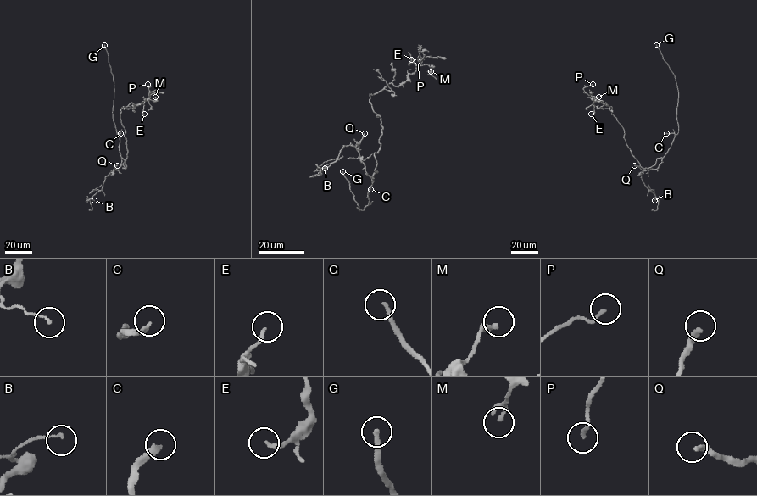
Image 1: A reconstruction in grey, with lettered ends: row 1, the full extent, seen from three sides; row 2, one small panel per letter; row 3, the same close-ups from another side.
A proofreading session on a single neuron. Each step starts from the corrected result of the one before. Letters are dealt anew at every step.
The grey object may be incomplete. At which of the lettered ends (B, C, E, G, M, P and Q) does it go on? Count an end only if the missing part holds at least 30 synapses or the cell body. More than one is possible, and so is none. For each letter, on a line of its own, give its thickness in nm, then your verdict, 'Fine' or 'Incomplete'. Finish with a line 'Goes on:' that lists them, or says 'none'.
B: Thickness 110 nm. Fine
C: Thickness 200 nm. Fine
E: Thickness 170 nm. Fine
G: Thickness 240 nm. Incomplete
M: Thickness 140 nm. Fine
P: Thickness 170 nm. Fine
Q: Thickness 240 nm. Incomplete
Goes on: G, Q

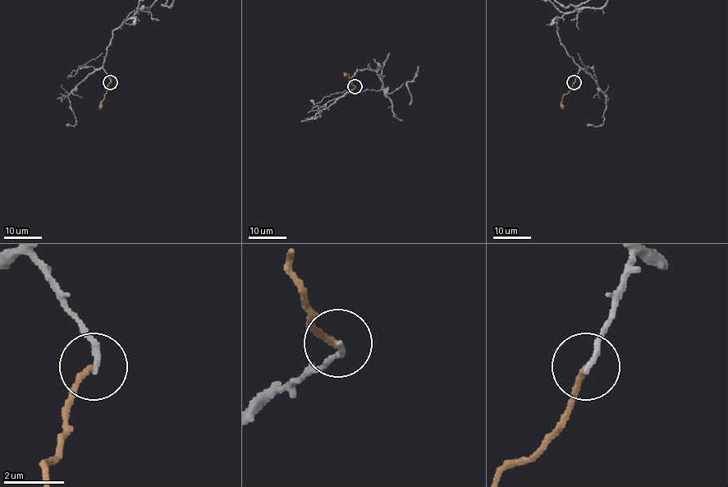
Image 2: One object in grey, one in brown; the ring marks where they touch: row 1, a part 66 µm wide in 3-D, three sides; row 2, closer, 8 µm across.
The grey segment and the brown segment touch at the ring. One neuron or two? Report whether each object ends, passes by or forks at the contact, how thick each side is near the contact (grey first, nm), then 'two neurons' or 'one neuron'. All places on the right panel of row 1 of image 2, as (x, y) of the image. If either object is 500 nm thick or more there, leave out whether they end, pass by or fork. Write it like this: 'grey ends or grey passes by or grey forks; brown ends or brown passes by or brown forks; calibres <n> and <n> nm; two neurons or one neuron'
grey ends; brown ends; calibres 190 and 190 nm; two neurons

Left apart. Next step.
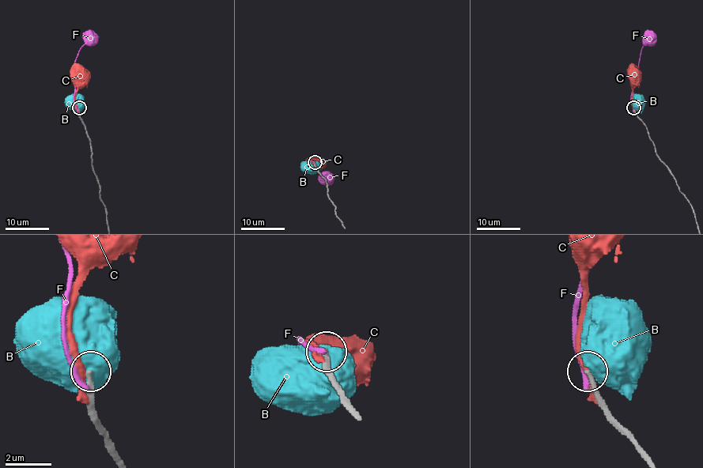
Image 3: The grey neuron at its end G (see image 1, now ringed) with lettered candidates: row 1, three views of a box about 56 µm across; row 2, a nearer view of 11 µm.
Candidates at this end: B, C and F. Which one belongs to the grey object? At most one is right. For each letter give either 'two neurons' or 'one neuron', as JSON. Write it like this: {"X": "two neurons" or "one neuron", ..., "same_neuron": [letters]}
{"B": "two neurons", "C": "two neurons", "F": "two neurons", "same_neuron": []}

